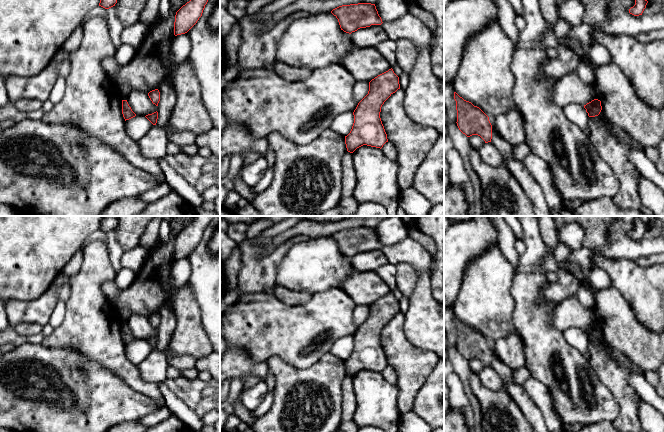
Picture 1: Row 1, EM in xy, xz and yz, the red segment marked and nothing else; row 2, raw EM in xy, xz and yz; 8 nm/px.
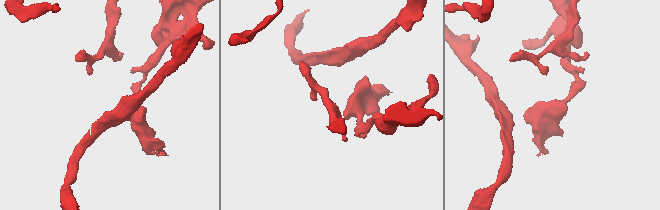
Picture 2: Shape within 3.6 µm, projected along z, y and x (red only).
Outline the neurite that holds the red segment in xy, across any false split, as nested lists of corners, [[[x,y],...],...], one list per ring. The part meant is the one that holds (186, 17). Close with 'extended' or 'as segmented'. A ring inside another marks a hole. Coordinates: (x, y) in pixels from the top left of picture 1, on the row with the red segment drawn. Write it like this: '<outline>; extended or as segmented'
[[[190,0],[175,15],[174,35],[187,33],[202,16],[208,0]]]; as segmented

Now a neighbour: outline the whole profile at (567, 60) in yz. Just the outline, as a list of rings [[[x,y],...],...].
[[[559,43],[555,49],[557,57],[543,63],[540,70],[547,79],[558,81],[577,71],[580,56],[564,43]]]

